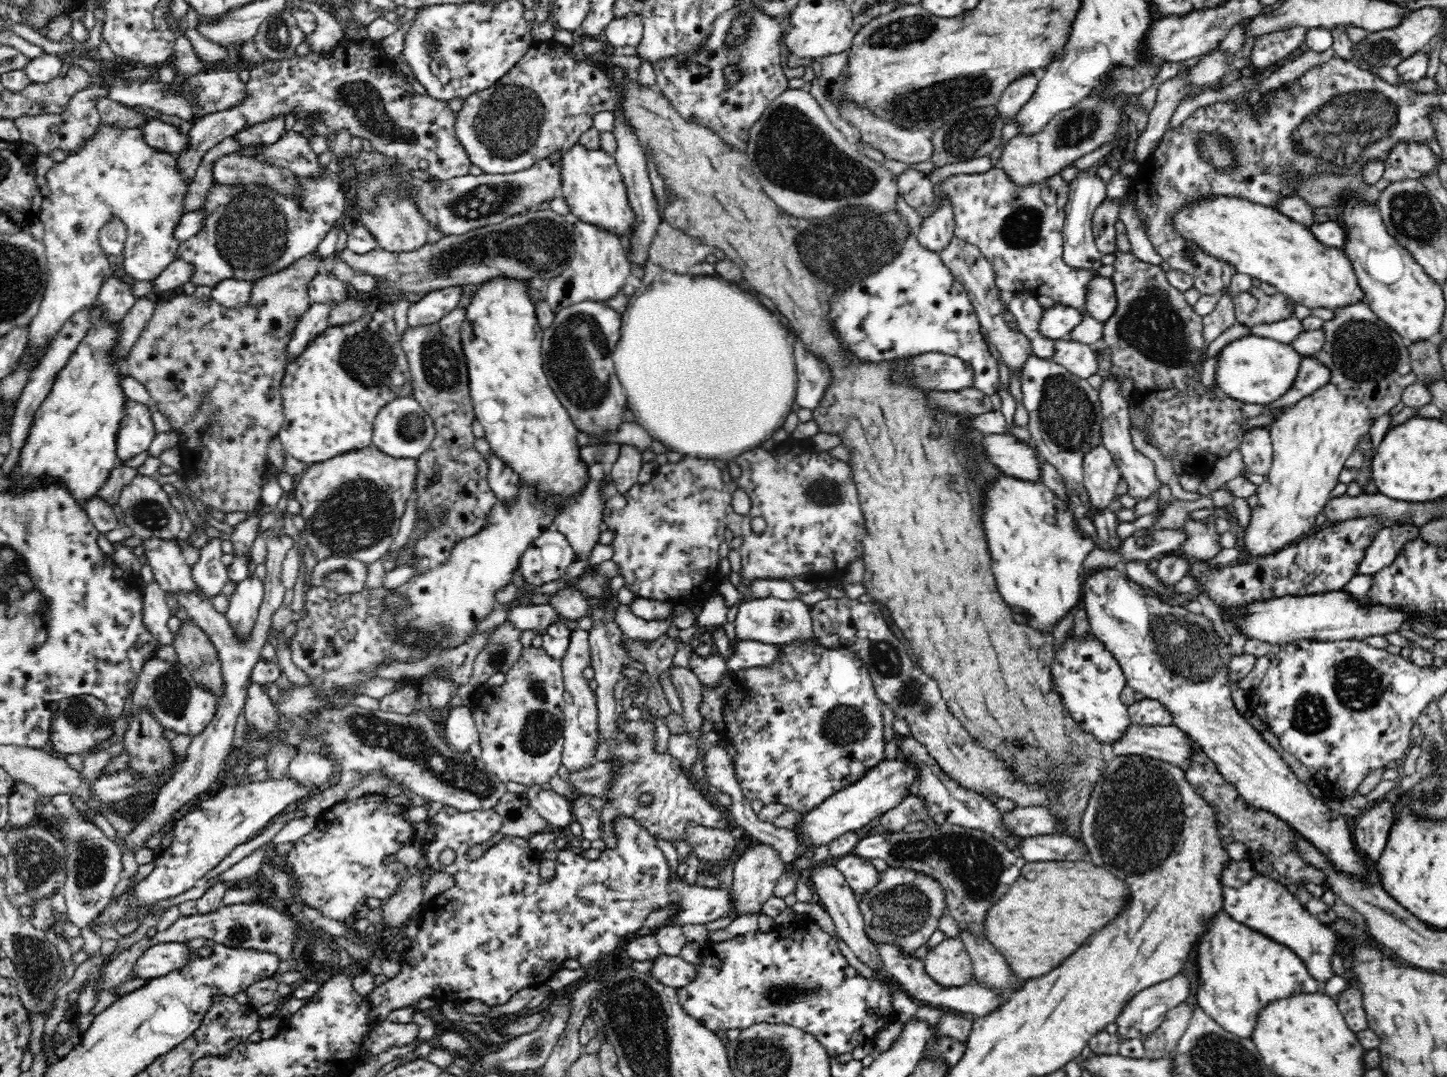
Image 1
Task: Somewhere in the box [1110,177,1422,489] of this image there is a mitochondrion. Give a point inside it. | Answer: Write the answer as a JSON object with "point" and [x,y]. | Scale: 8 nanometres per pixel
{"point":[1149,325]}

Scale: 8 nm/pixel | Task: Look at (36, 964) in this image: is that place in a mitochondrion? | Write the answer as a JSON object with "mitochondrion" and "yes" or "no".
{"mitochondrion":"yes"}

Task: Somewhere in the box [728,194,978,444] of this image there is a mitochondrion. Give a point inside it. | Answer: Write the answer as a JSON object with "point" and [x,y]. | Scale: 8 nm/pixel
{"point":[834,250]}

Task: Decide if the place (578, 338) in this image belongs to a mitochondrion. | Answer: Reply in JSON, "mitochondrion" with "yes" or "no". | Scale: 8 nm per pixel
{"mitochondrion":"yes"}

